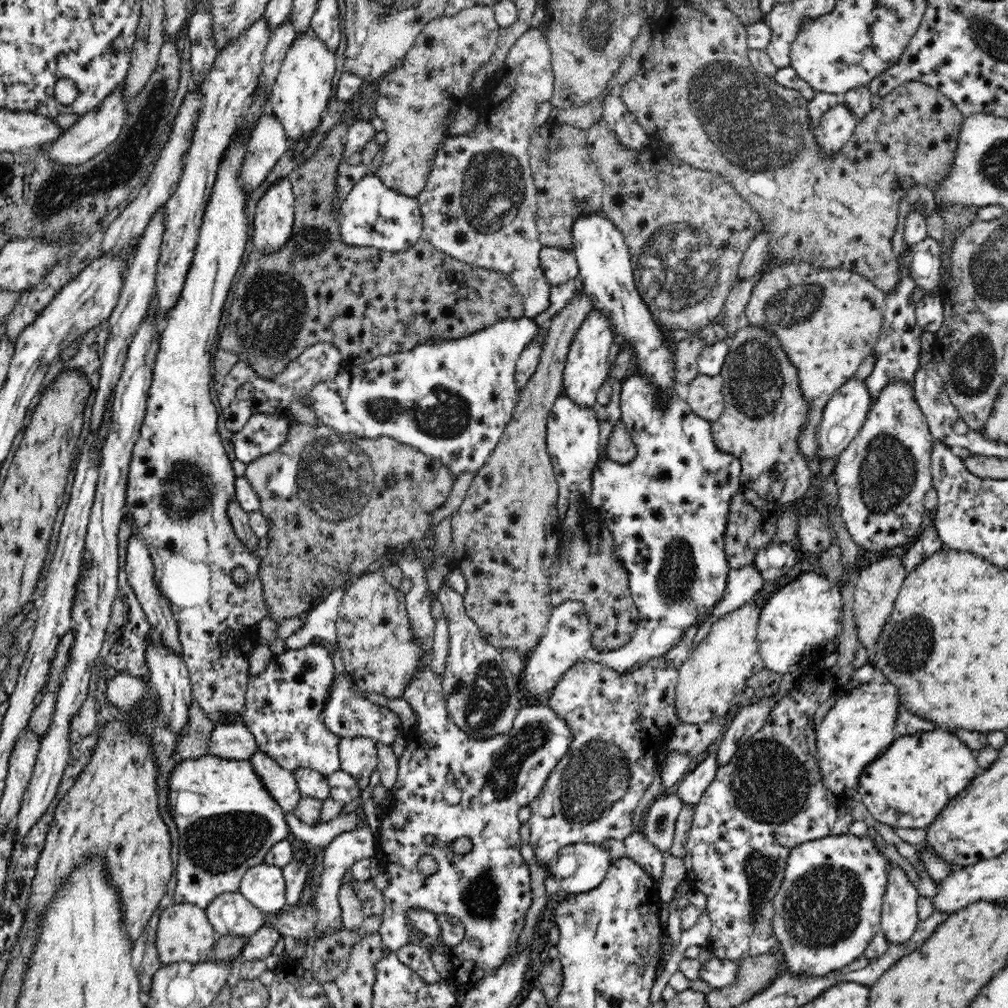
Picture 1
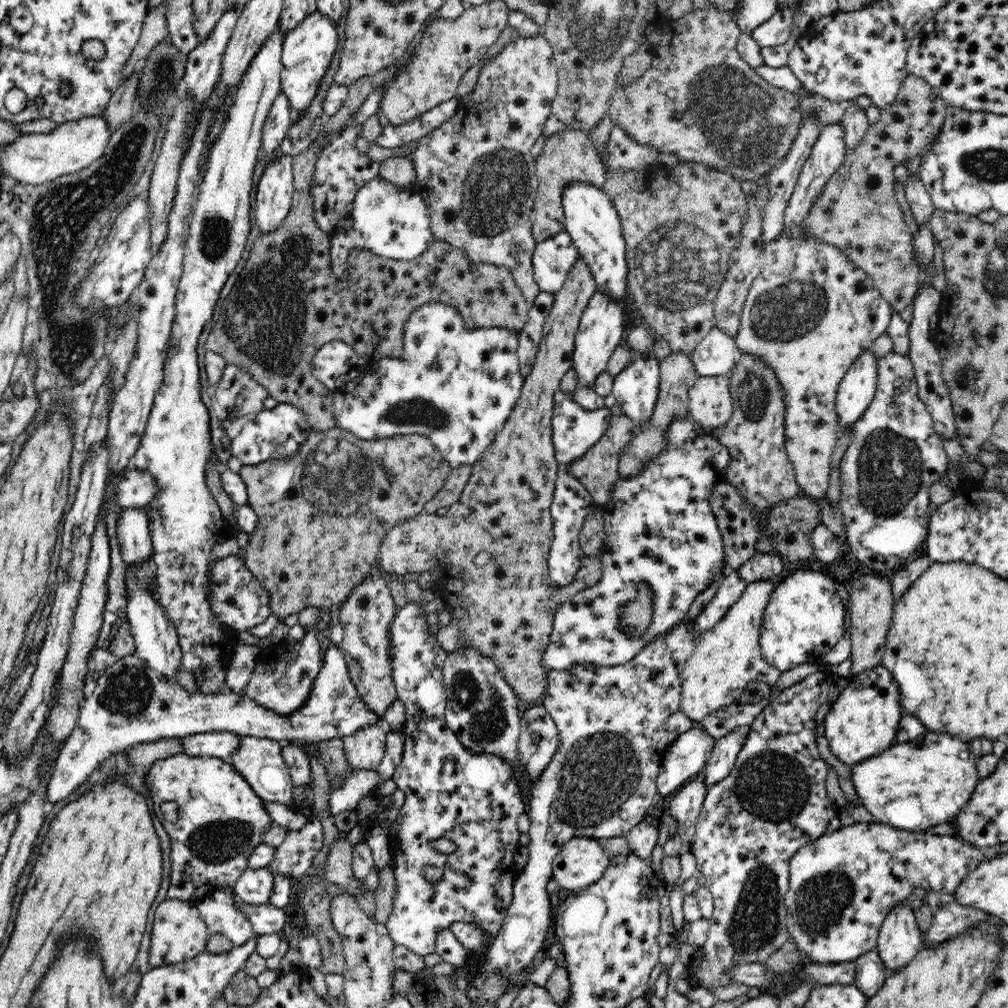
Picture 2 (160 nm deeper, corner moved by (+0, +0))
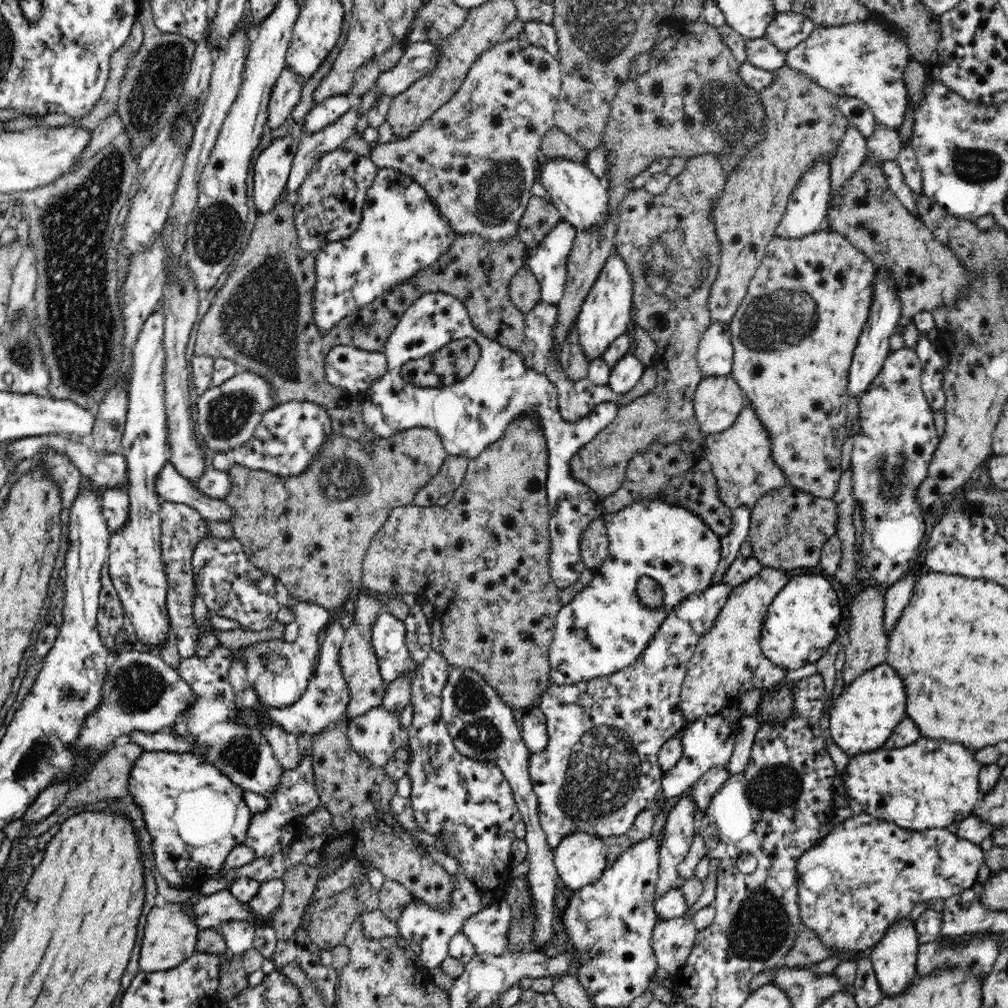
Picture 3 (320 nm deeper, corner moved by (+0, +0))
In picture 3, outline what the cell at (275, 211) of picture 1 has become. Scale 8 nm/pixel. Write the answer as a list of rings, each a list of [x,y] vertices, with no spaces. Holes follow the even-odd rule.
[[[290,136],[275,139],[260,152],[254,162],[254,203],[259,214],[266,214],[277,206],[277,199],[285,192],[288,176],[300,145]]]

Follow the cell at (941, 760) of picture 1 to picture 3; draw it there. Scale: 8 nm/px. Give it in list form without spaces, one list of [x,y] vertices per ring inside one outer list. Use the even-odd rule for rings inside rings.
[[[920,738],[920,740],[916,740],[912,746],[906,746],[906,748],[898,748],[898,750],[888,750],[883,748],[878,751],[862,753],[849,757],[848,764],[840,773],[840,779],[843,782],[847,796],[852,802],[854,802],[858,810],[866,814],[871,814],[878,819],[893,822],[905,829],[923,831],[930,829],[946,829],[947,826],[953,825],[955,822],[960,822],[960,820],[964,820],[964,818],[968,818],[973,814],[982,798],[978,774],[978,772],[980,772],[980,768],[982,768],[982,764],[978,764],[978,762],[974,760],[974,754],[972,754],[966,746],[962,746],[962,744],[948,744],[946,740],[928,740],[928,738]]]

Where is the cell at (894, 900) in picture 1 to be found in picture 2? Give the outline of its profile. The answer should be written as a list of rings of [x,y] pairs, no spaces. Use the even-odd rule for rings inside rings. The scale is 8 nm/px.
[[[906,903],[896,905],[881,926],[875,949],[884,967],[897,973],[909,965],[921,951],[923,934],[915,912]]]

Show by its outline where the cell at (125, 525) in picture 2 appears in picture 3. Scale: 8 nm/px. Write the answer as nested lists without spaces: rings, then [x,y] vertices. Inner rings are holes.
[[[104,488],[100,494],[101,509],[110,532],[120,530],[126,524],[130,510],[129,496],[124,488]]]

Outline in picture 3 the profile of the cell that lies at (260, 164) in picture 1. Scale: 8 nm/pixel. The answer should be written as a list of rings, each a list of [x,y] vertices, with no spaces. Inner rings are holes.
[[[287,64],[276,78],[268,103],[267,129],[278,128],[287,122],[292,108],[301,96],[303,78]]]

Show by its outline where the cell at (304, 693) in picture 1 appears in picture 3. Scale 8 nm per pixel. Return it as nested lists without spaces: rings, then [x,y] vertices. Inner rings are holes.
[[[300,601],[293,607],[293,611],[296,613],[295,622],[300,626],[297,640],[253,643],[230,653],[233,659],[245,665],[248,679],[261,701],[268,707],[277,709],[292,706],[304,694],[317,663],[320,650],[318,634],[330,623],[329,610],[314,604]]]

